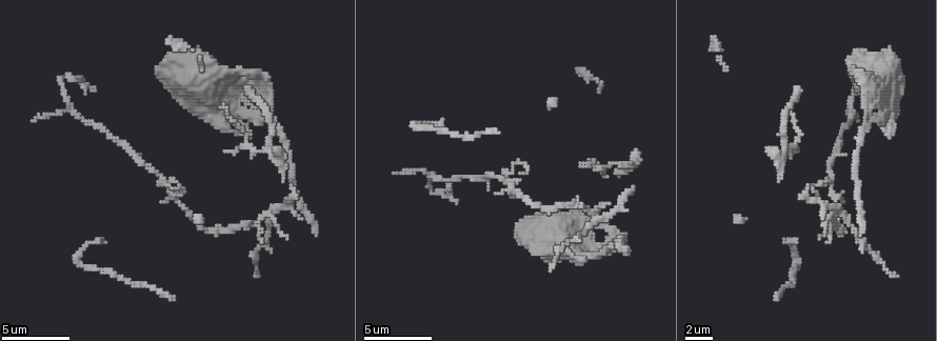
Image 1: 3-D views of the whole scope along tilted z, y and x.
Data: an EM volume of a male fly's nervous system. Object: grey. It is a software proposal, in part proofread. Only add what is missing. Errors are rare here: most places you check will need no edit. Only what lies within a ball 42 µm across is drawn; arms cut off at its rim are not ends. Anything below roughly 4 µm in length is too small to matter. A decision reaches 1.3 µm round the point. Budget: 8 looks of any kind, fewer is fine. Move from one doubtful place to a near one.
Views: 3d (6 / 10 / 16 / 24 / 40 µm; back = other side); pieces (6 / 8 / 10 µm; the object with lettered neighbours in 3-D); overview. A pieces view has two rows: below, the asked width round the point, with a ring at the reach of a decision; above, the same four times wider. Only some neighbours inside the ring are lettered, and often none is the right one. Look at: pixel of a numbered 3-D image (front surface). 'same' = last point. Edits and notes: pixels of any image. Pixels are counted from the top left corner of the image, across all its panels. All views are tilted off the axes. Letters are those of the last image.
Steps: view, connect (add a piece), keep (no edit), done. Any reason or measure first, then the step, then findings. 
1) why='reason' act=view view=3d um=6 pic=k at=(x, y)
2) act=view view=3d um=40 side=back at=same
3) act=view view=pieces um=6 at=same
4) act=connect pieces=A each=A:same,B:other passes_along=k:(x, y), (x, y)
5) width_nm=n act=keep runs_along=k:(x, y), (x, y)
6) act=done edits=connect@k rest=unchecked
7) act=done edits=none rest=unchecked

why='tapers out' act=view view=3d um=6 pic=1 at=(227, 151)

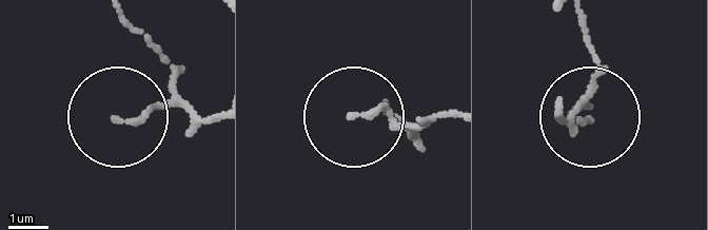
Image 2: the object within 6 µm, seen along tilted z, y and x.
why='what lies round it' act=view view=pieces um=10 pic=2 at=(587, 118)

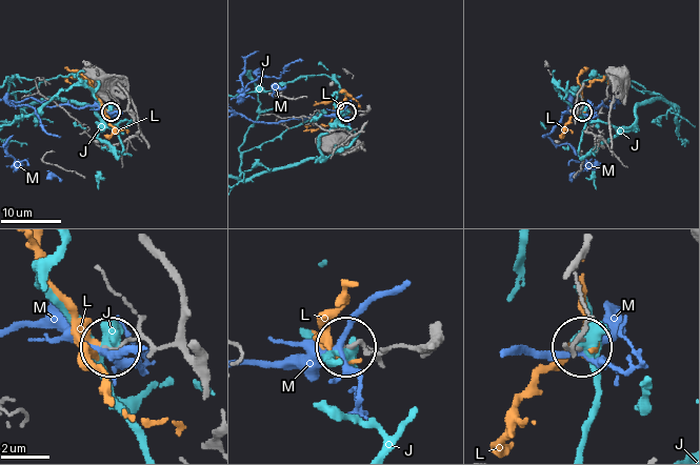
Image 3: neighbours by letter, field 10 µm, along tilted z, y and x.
width_nm=130 act=keep each=J:other,L:other,M:other found='none of them fits'

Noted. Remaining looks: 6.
why='tapers out' act=view view=pieces um=8 pic=1 at=(183, 194)

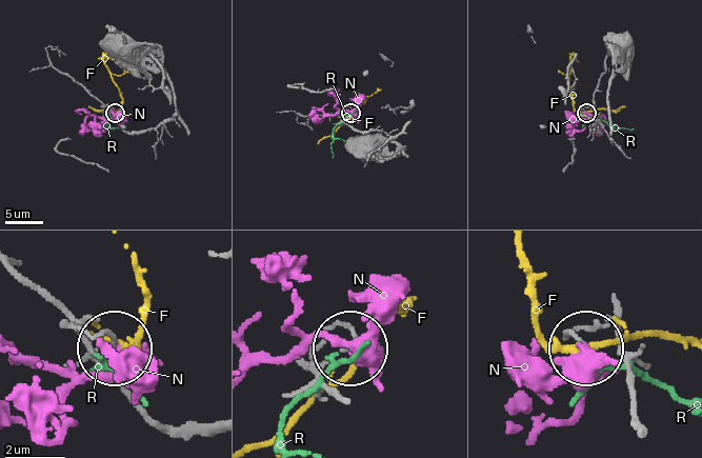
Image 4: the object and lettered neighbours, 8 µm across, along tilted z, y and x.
width_nm=110 act=keep each=F:other,N:other,R:other found='no lettered piece goes on from it'

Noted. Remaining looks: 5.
why='tapers out' act=view view=3d um=10 pic=1 at=(455, 200)

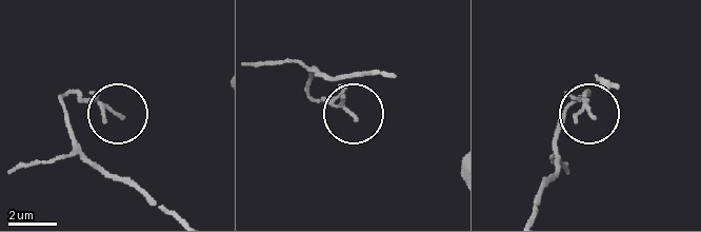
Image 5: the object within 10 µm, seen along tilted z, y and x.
act=view view=pieces um=8 pic=5 at=(354, 115)

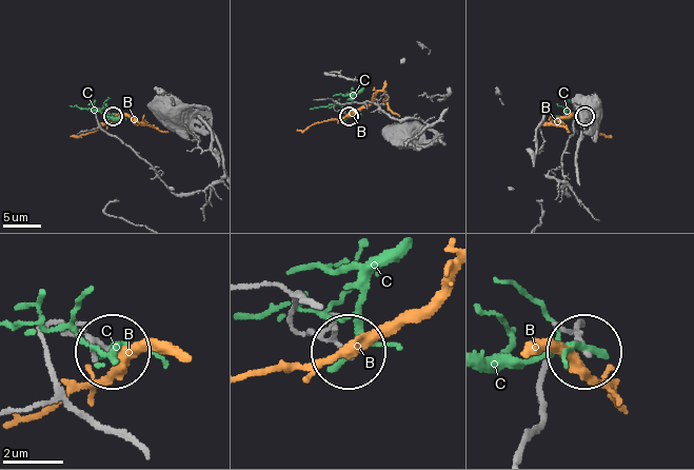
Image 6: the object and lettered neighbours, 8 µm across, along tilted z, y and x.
act=keep each=B:other,C:other found='no lettered piece goes on from it'

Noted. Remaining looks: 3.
why='free end' act=view view=pieces um=8 pic=1 at=(397, 173)

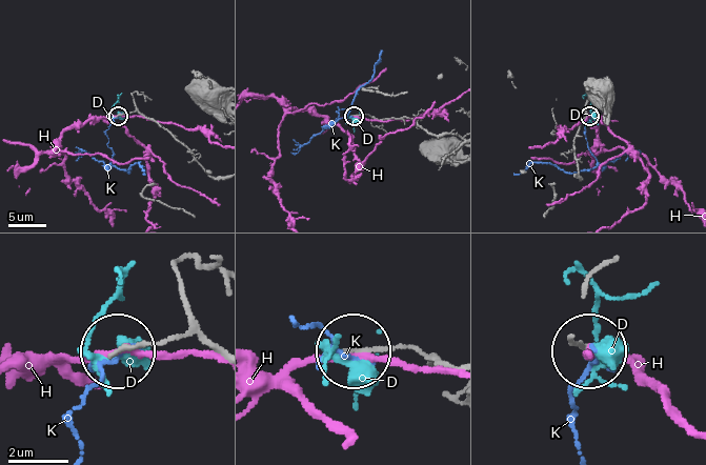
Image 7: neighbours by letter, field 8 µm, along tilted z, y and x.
act=keep each=D:other,H:other,K:other runs_along=7:(454, 367), (399, 344), (356, 352) found='none of them fits'

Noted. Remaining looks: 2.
act=done edits=none rest=unchecked

